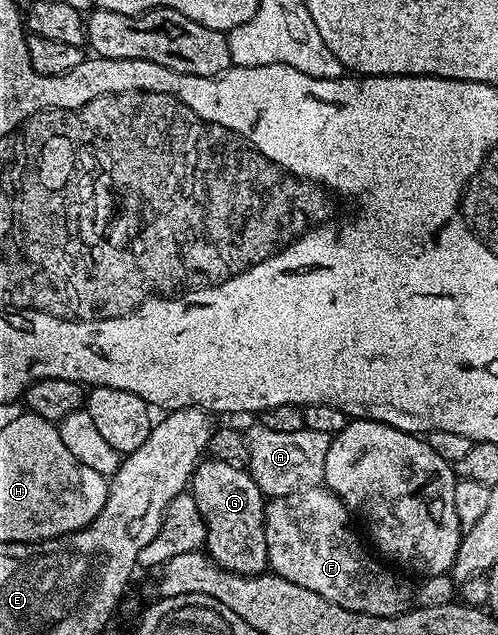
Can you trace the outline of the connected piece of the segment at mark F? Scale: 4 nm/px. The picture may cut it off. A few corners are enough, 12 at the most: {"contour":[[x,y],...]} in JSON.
{"contour":[[327,487],[267,500],[268,565],[367,615],[409,606]]}

